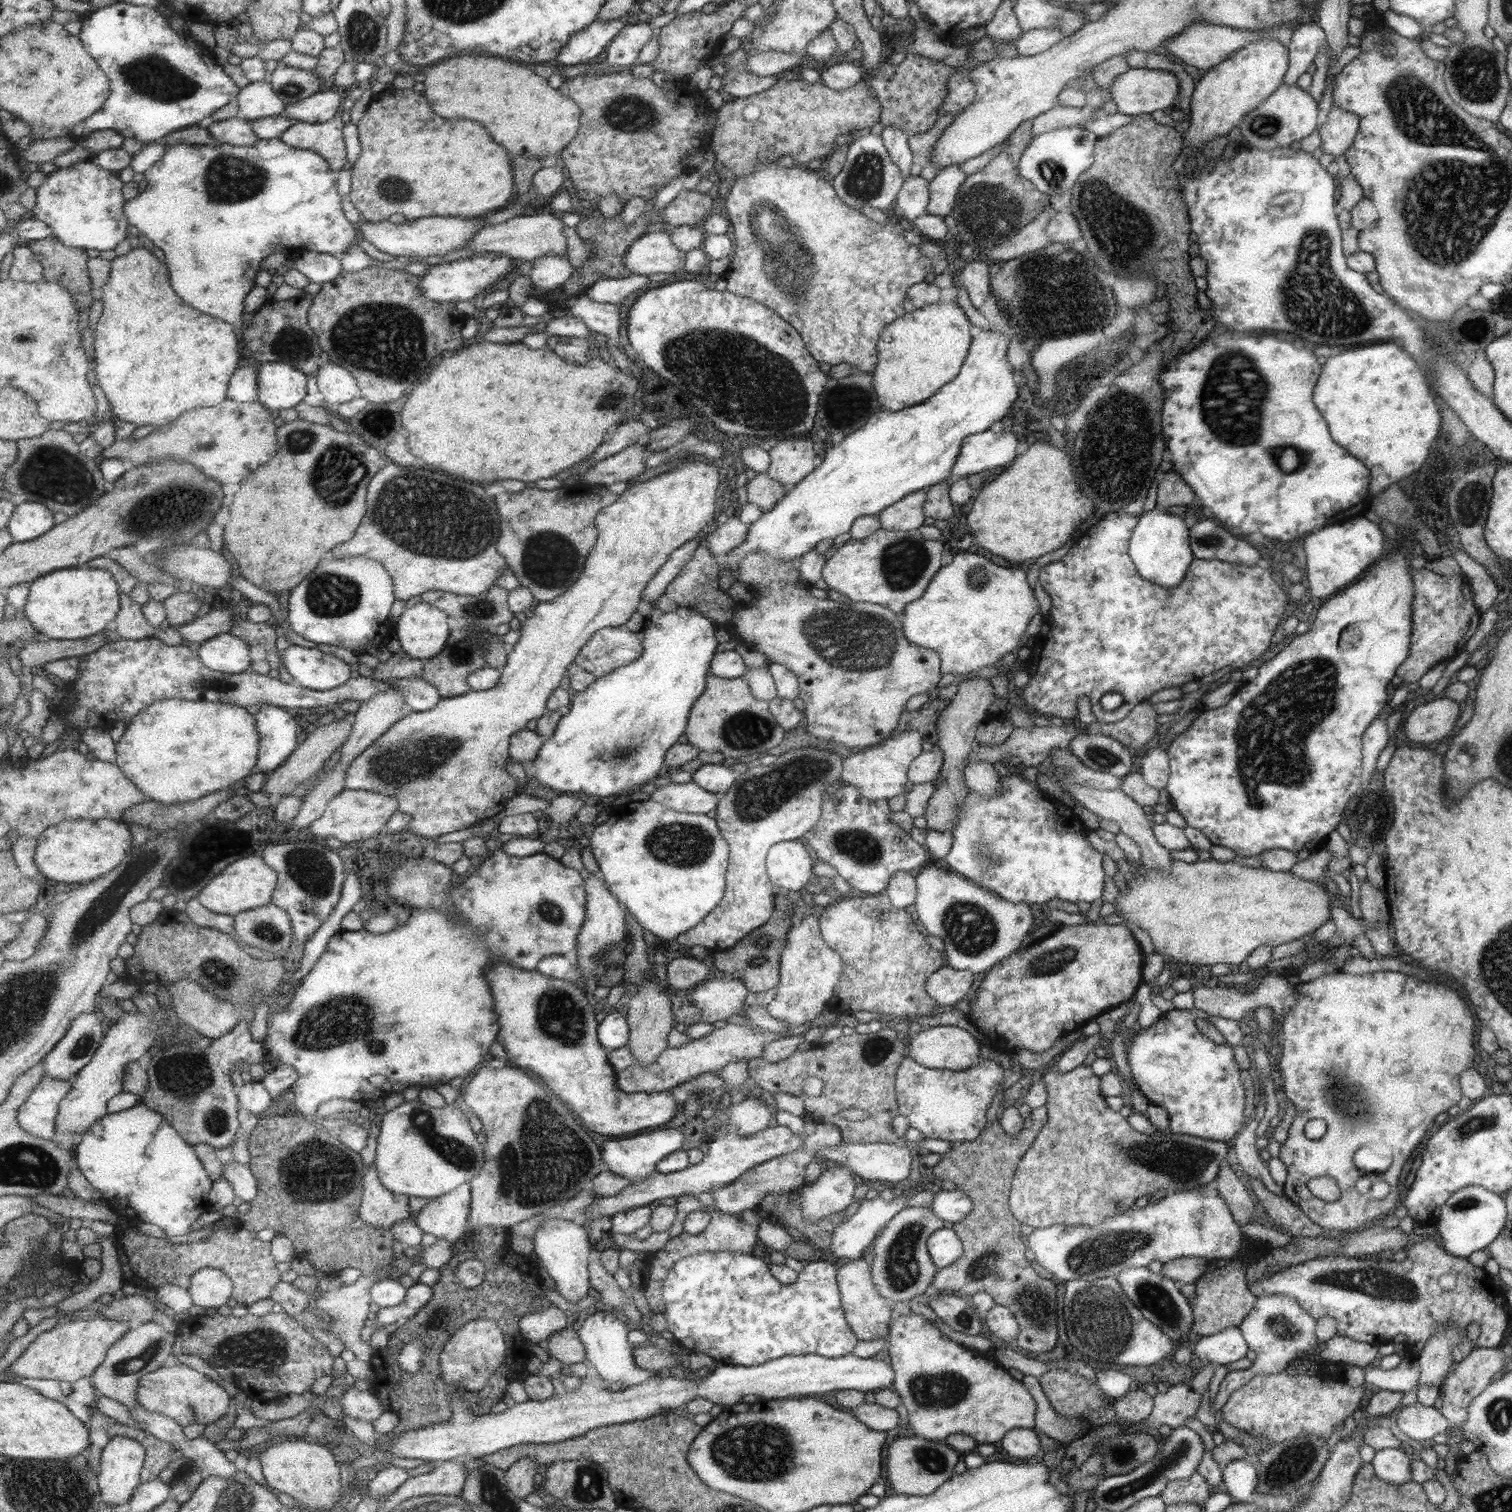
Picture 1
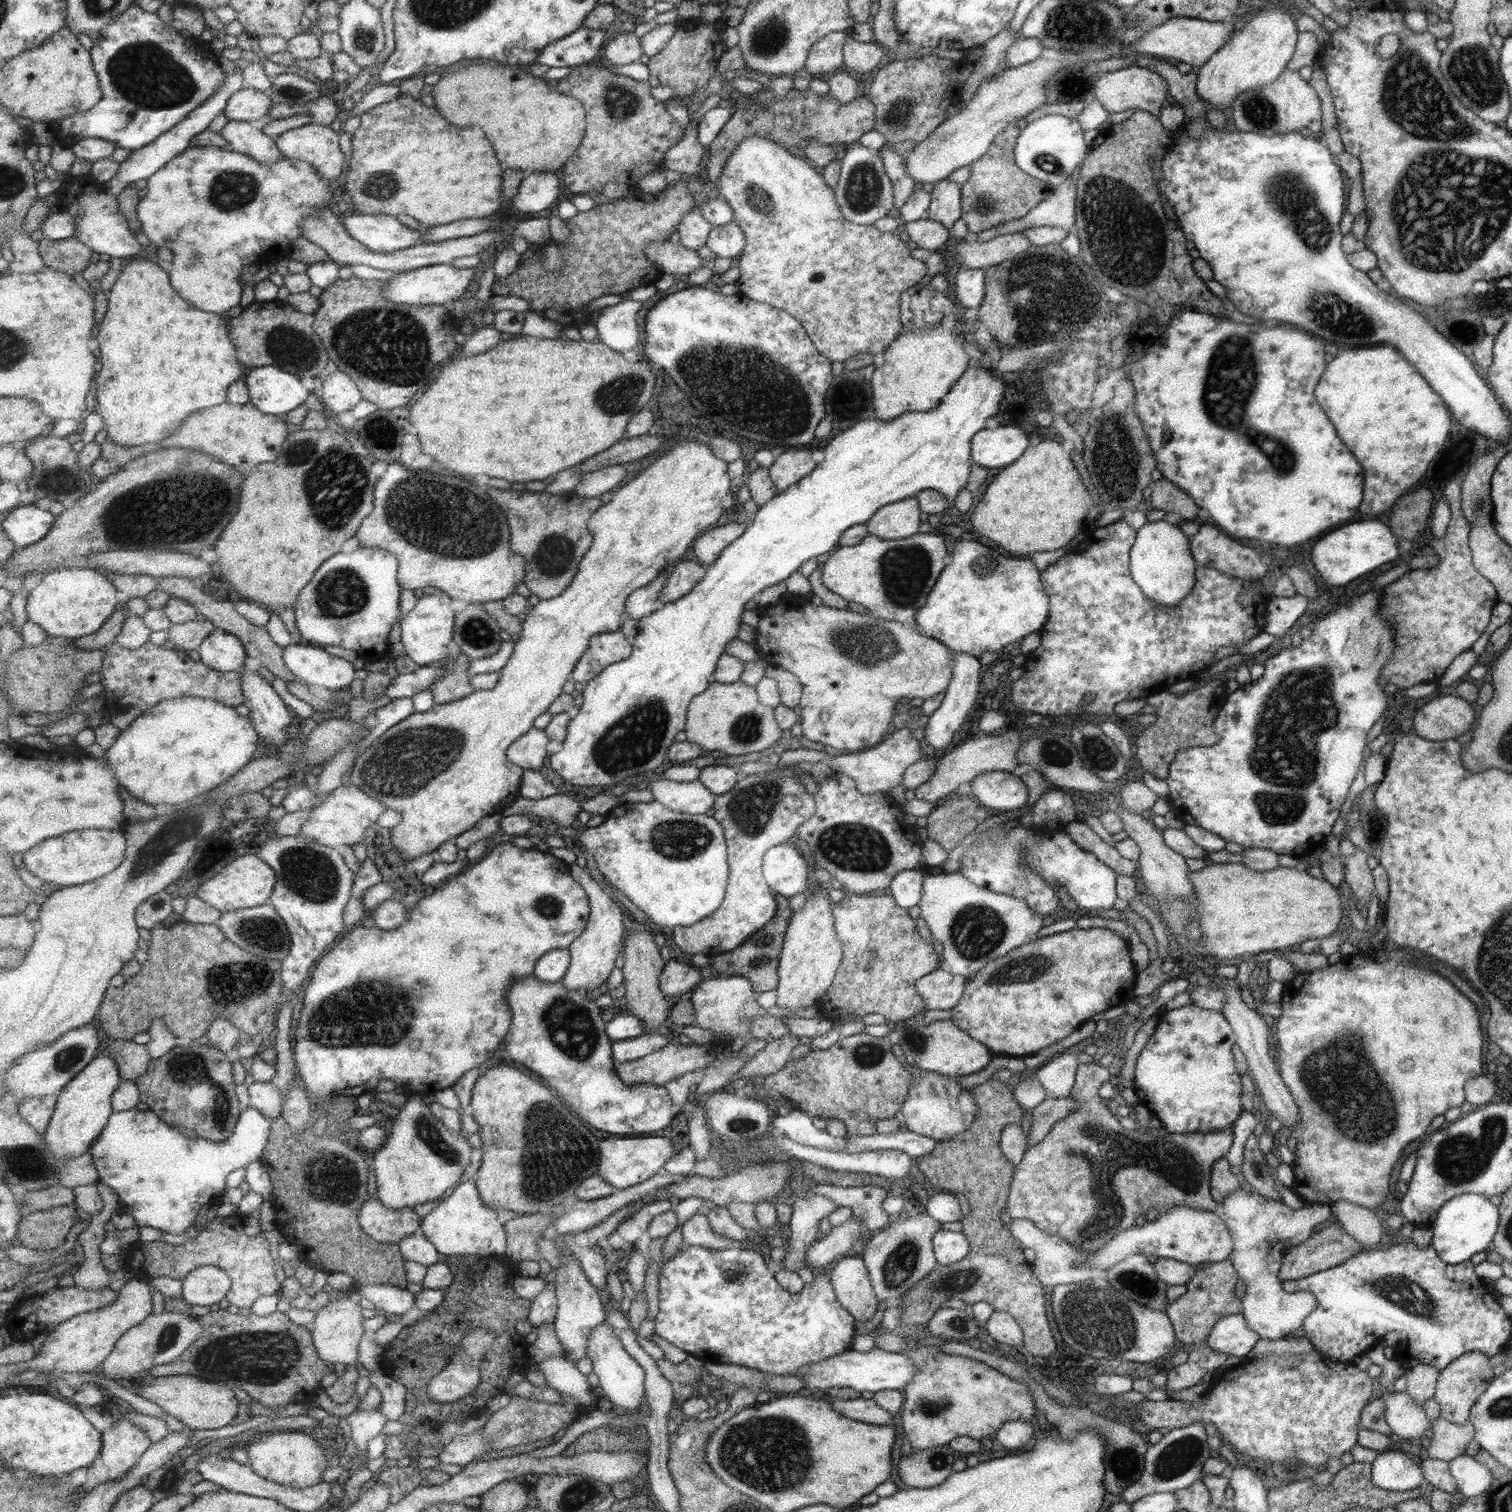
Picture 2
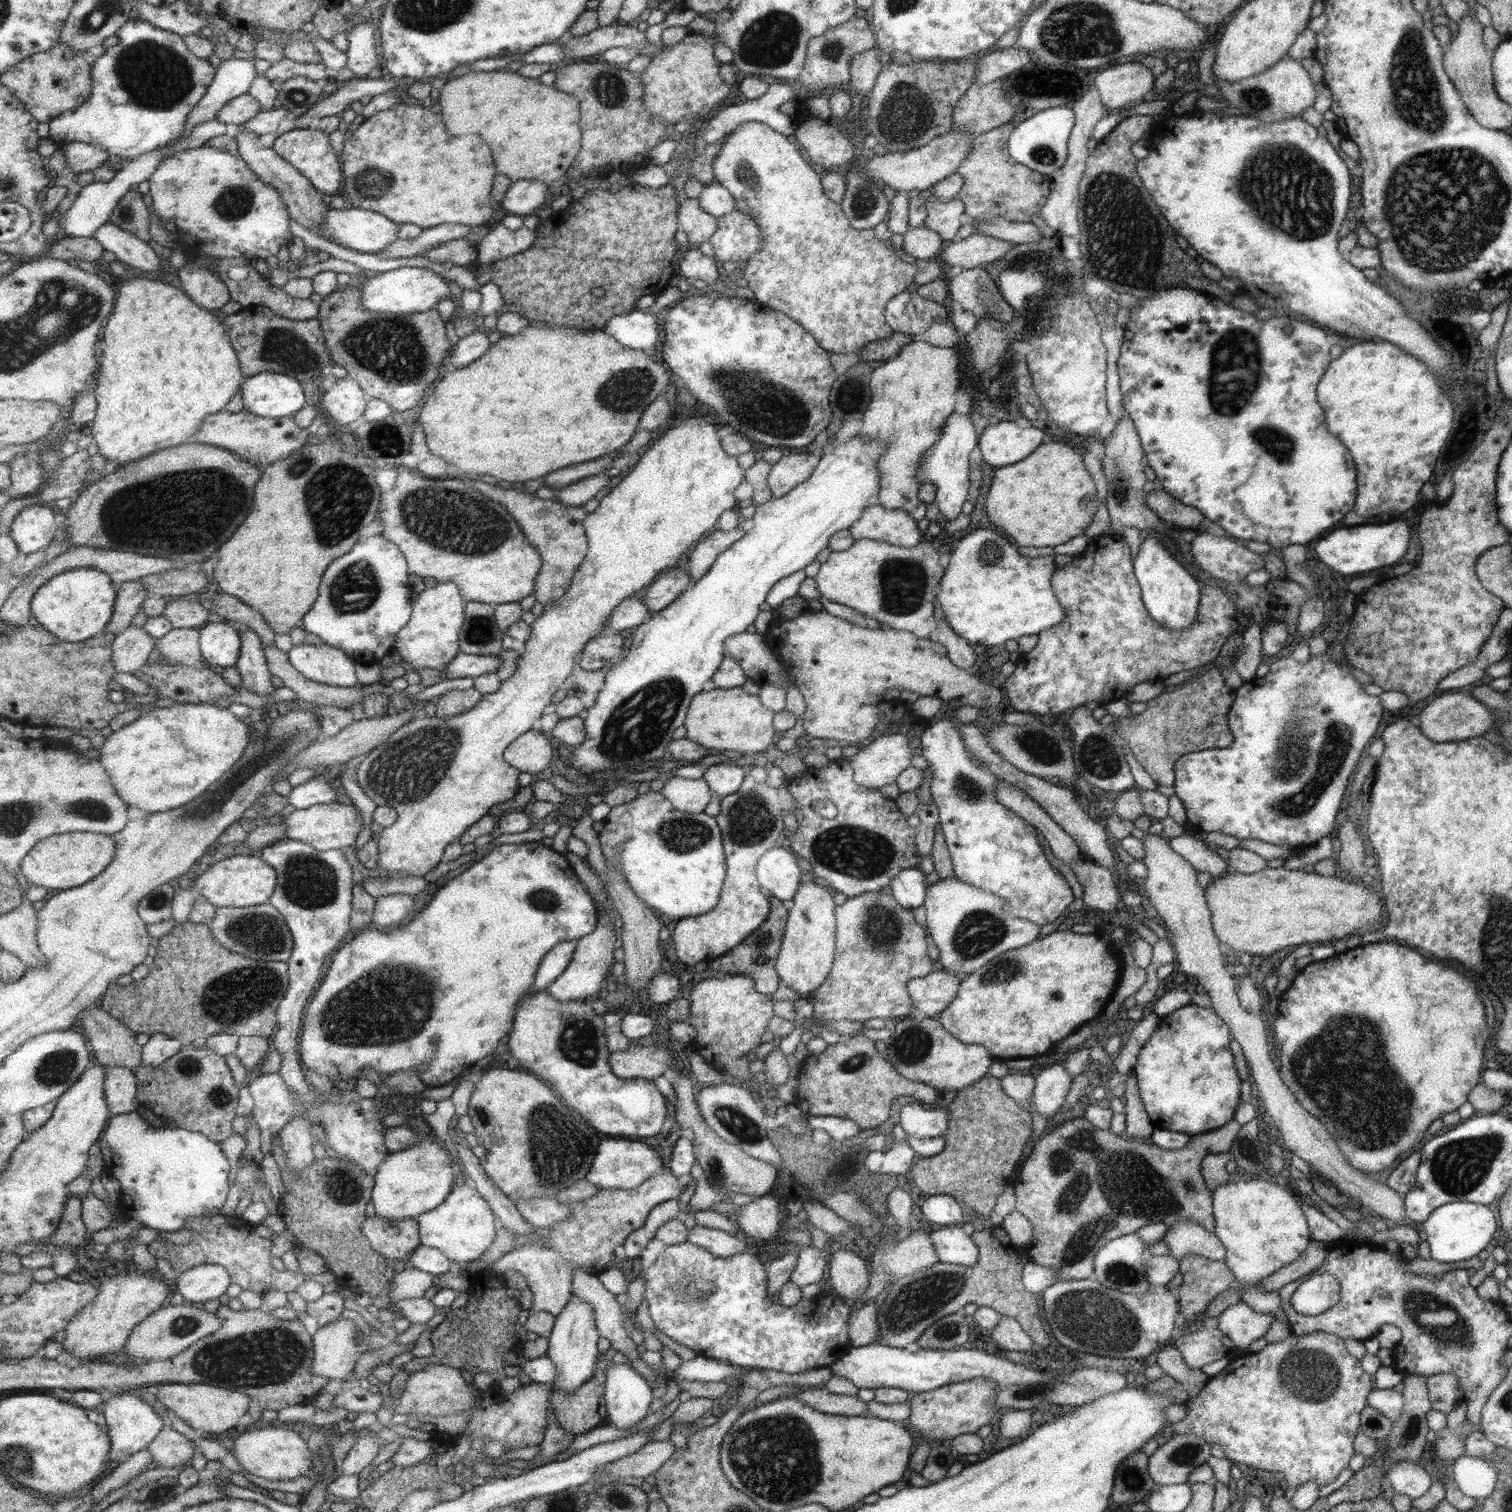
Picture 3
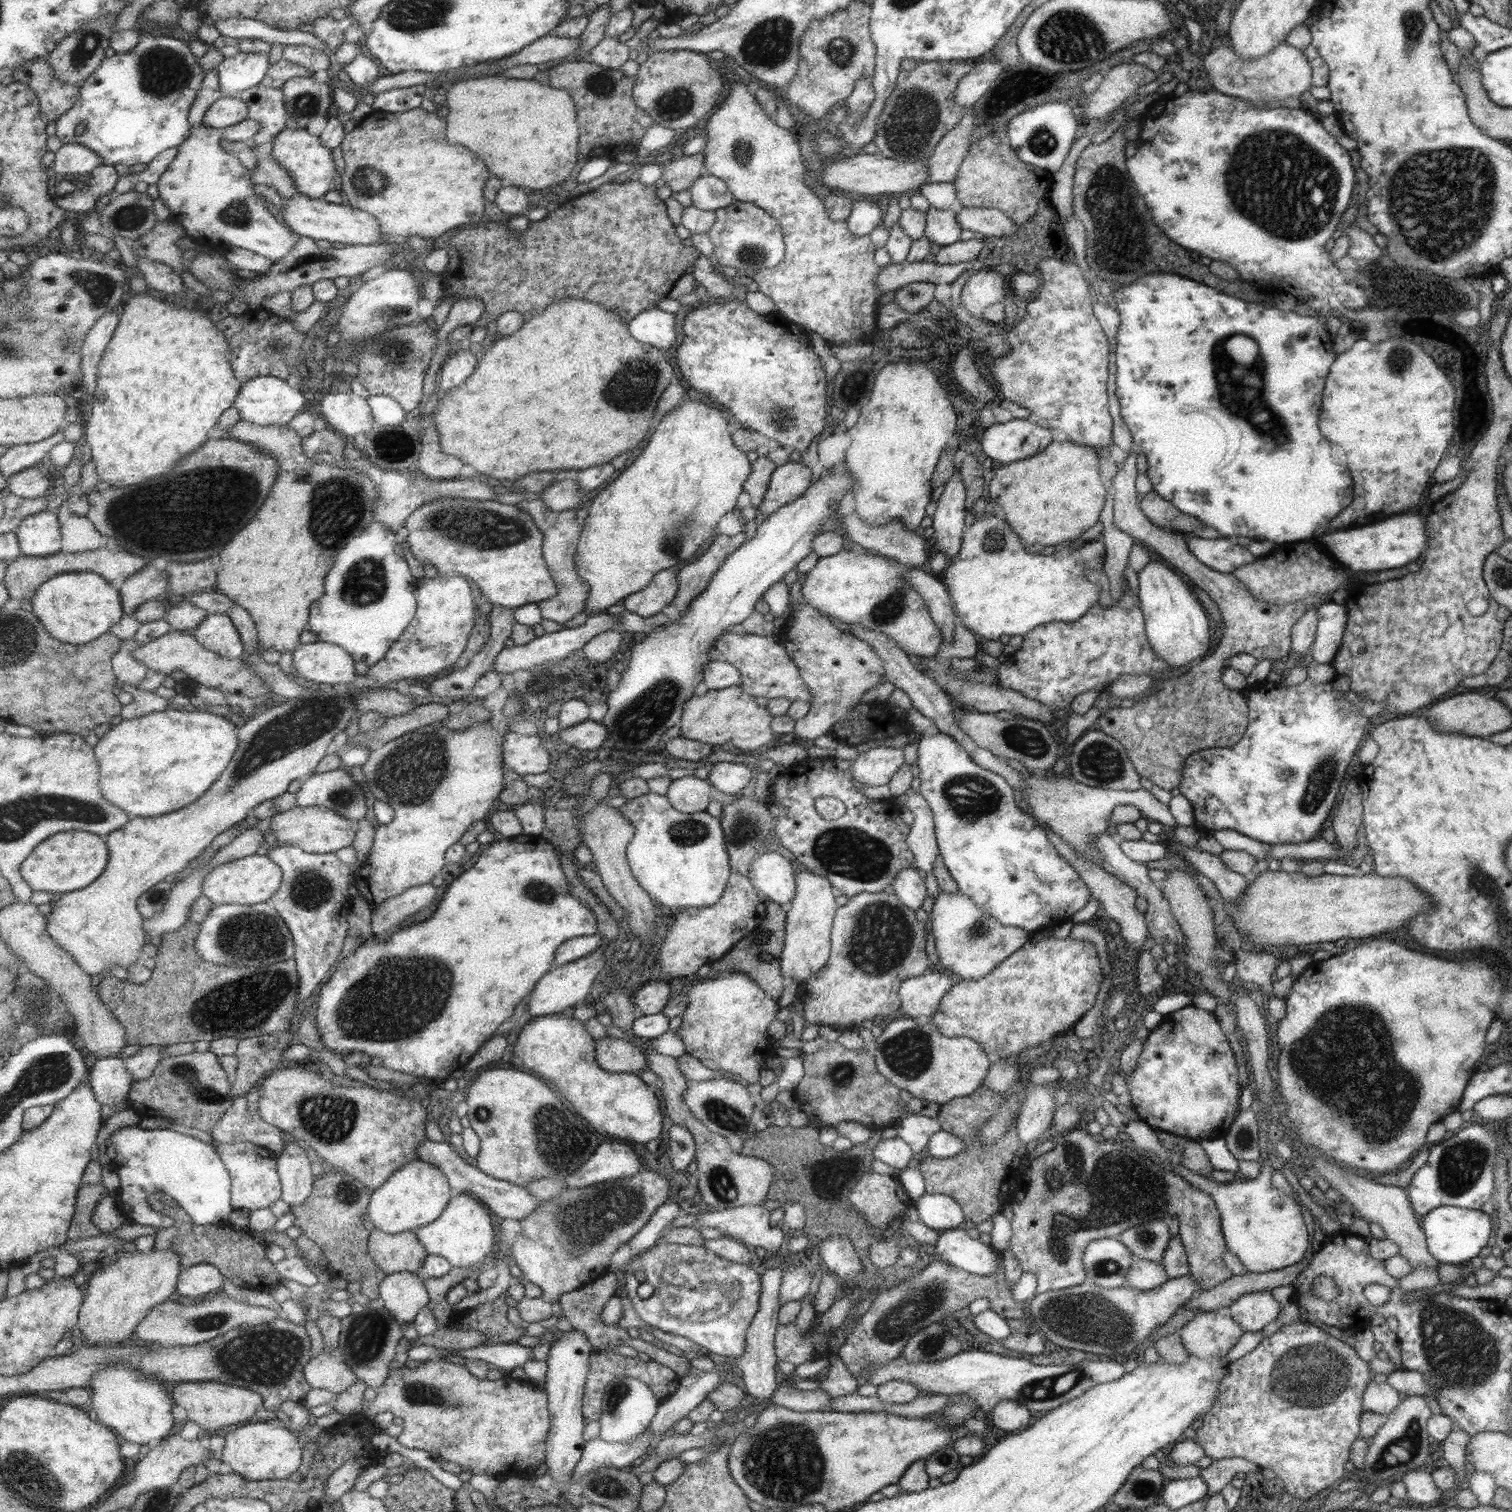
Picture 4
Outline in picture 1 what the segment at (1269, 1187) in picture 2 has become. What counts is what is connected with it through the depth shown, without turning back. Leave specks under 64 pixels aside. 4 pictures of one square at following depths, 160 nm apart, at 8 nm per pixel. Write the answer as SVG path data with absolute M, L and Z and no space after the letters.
M1248 1175L1244 1177L1249 1179L1248 1187L1257 1196L1269 1220L1274 1221L1280 1227L1279 1231L1291 1237L1308 1236L1309 1238L1315 1238L1323 1232L1320 1226L1313 1224L1297 1206L1284 1196L1280 1197L1269 1192L1256 1178L1250 1178Z

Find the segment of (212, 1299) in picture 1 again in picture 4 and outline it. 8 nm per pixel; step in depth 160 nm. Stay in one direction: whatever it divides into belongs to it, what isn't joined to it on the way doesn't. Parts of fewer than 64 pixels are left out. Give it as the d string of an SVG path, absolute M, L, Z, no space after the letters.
M198 1264L184 1268L179 1277L178 1290L176 1295L201 1299L209 1292L221 1292L227 1276L221 1272L218 1266L212 1264Z

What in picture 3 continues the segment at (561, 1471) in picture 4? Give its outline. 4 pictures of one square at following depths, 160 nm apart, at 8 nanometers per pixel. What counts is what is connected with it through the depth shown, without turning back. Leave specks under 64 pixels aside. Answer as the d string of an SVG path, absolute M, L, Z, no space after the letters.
M575 1294L573 1295L574 1298L567 1308L556 1316L554 1331L549 1338L548 1355L555 1361L558 1370L558 1379L552 1386L562 1393L574 1393L583 1384L589 1382L595 1375L598 1366L597 1358L601 1355L597 1348L601 1334L596 1323L596 1312L589 1302L584 1302Z

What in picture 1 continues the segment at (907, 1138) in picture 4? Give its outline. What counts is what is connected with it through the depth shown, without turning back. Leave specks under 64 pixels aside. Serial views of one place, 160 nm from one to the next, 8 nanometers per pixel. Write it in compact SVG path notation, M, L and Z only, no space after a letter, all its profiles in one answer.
M909 1056L897 1066L895 1097L899 1114L907 1119L908 1125L916 1128L926 1138L949 1142L971 1142L985 1126L985 1108L989 1108L1005 1071L995 1060L983 1060L975 1068L959 1072L947 1069L933 1070L915 1063Z

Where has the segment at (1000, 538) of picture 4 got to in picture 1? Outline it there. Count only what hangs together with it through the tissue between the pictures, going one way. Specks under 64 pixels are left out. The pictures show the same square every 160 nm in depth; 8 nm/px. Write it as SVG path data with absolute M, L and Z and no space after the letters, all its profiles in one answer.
M961 550L961 554L955 554L951 564L947 564L947 566L939 568L938 573L926 587L925 594L922 598L918 599L914 603L907 604L905 610L902 612L902 628L905 633L905 637L910 641L910 644L918 645L921 648L929 648L933 652L938 653L938 656L942 660L942 676L945 676L945 674L951 674L957 675L958 677L963 676L963 674L975 672L980 668L985 668L987 666L993 667L993 664L995 664L1001 656L1005 656L1005 654L1007 654L1007 652L1011 652L1013 648L1017 649L1017 642L1021 640L1021 636L1023 636L1023 632L1025 632L1025 626L1027 626L1029 618L1035 614L1035 610L1037 610L1037 604L1035 604L1035 600L1033 600L1033 596L1031 596L1031 592L1029 592L1029 588L1027 588L1025 574L1023 574L1021 570L1017 570L1017 568L1014 569L1012 567L999 568L999 566L993 566L993 564L991 564L989 560L985 560L983 556L977 556L977 554L965 554L965 551Z

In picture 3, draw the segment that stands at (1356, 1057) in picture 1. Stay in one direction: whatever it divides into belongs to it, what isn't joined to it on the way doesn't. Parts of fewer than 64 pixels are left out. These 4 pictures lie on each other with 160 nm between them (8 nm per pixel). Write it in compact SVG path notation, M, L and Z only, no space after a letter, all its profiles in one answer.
M1378 941L1359 944L1352 949L1346 949L1343 953L1335 953L1326 959L1310 962L1297 971L1289 987L1279 995L1277 1010L1279 1015L1273 1021L1273 1036L1283 1050L1281 1052L1283 1056L1279 1058L1279 1073L1283 1084L1289 1086L1290 1092L1297 1098L1298 1103L1311 1116L1316 1118L1319 1116L1323 1120L1321 1123L1334 1137L1335 1145L1341 1150L1347 1163L1361 1173L1374 1176L1379 1170L1385 1170L1397 1158L1399 1152L1411 1148L1413 1142L1421 1140L1421 1136L1433 1120L1441 1118L1441 1114L1445 1112L1457 1110L1463 1102L1467 1102L1469 1093L1479 1082L1483 1044L1489 1036L1489 1030L1483 1018L1483 1004L1475 994L1475 984L1459 976L1451 968L1429 962L1417 952L1411 952L1403 946L1395 946L1395 942Z

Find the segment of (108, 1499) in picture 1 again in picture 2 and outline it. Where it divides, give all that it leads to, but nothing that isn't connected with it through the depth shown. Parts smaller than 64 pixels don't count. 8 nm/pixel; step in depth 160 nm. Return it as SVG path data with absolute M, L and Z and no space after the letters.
M118 1417L102 1434L102 1462L108 1469L108 1480L121 1479L130 1471L153 1444L149 1436L137 1424L126 1417Z

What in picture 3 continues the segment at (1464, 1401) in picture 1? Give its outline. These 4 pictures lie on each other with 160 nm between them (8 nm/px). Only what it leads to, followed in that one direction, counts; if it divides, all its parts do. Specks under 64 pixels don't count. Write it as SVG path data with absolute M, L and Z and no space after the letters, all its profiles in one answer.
M1451 1373L1427 1375L1425 1386L1429 1392L1431 1409L1444 1415L1455 1410L1463 1398L1458 1376Z

